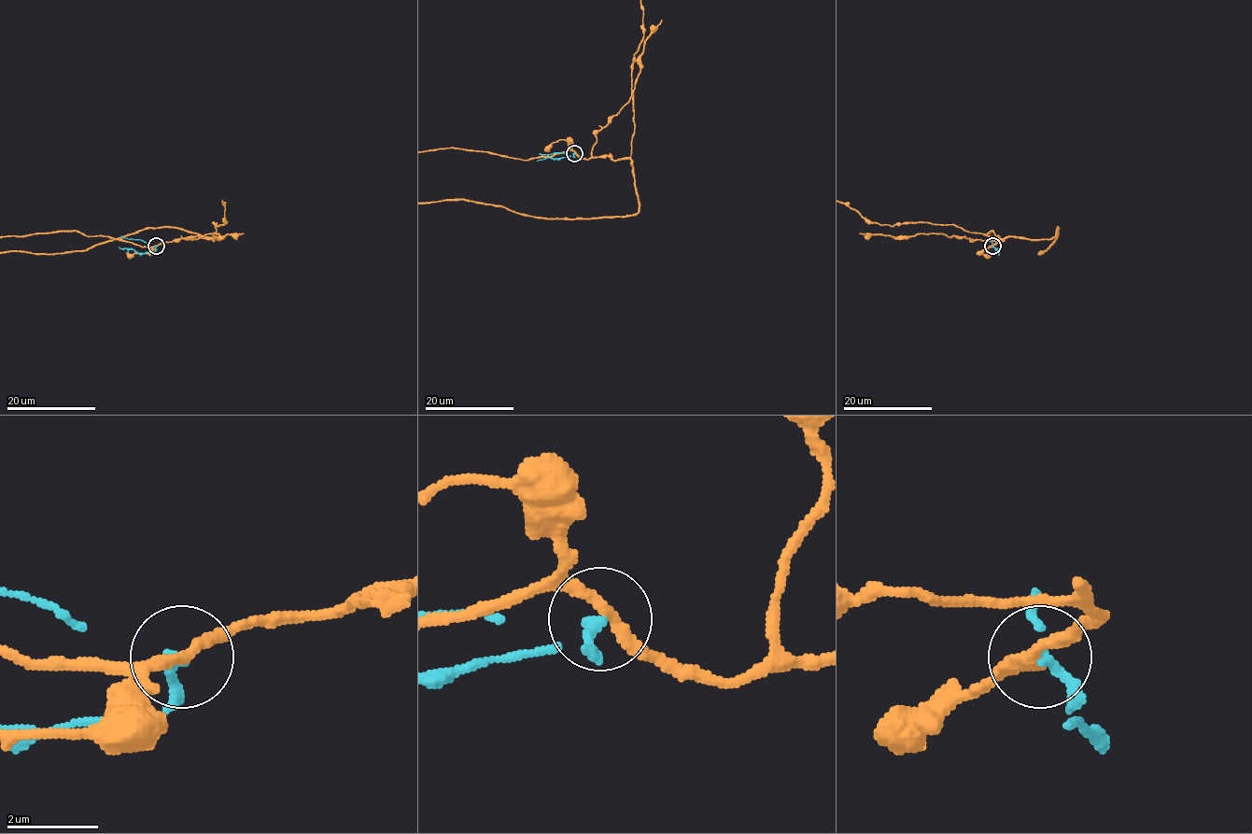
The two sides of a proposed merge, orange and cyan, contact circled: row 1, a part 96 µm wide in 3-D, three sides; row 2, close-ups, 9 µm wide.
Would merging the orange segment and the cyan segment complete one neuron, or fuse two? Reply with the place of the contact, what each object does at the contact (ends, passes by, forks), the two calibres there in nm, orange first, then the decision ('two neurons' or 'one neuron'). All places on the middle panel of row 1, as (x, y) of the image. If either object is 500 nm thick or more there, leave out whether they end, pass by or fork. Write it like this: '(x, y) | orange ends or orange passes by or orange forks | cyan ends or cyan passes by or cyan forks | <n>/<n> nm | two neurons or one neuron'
(574, 153) | orange passes by | cyan ends | 260/260 nm | two neurons

